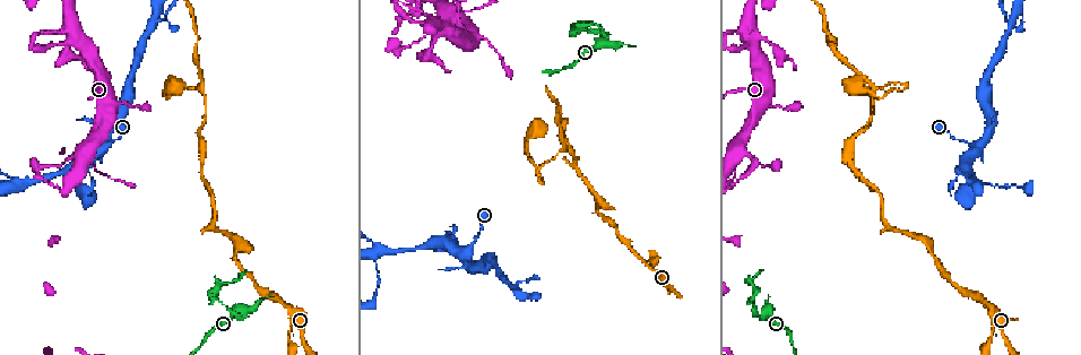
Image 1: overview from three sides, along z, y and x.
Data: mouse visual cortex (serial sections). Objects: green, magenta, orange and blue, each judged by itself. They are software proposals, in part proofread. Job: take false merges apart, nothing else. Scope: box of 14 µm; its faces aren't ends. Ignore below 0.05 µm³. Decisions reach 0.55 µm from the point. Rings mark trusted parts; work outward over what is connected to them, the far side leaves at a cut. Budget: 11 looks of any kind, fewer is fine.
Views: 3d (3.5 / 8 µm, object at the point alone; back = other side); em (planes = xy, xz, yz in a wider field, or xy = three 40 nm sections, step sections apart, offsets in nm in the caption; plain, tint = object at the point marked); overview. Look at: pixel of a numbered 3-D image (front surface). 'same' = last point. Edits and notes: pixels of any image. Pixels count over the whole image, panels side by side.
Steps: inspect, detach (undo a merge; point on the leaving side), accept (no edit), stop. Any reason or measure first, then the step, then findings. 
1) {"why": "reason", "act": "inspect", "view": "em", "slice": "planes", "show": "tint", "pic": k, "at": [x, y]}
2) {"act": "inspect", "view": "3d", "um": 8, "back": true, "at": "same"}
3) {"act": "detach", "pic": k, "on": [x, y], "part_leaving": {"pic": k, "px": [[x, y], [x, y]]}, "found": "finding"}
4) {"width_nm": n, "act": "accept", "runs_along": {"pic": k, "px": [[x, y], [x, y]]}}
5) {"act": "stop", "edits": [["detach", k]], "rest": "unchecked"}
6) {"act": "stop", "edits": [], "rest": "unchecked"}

{"why": "abrupt turn", "act": "inspect", "view": "3d", "um": 3.5, "back": true, "pic": 1, "at": [538, 169]}

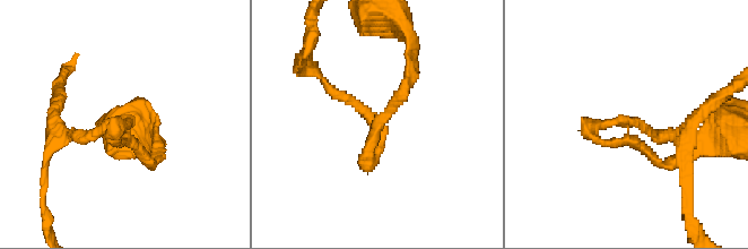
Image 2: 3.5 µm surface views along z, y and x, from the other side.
{"act": "inspect", "view": "em", "slice": "xy", "step": 2, "show": "tint", "pic": 2, "at": [381, 126]}

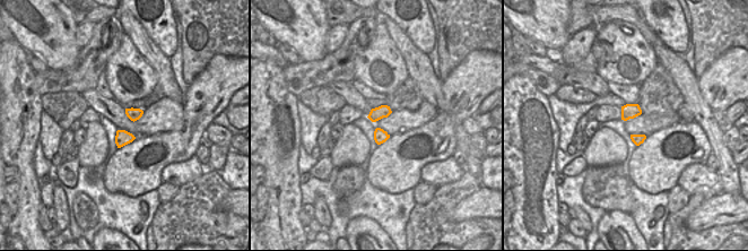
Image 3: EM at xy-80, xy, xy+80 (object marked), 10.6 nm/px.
{"width_nm": 140, "act": "accept", "runs_along": {"pic": 2, "px": [[78, 135], [123, 120], [155, 159]]}, "found": "continuous, no second cell"}

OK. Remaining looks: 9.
{"act": "inspect", "view": "3d", "um": 3.5, "pic": 1, "at": [748, 37]}

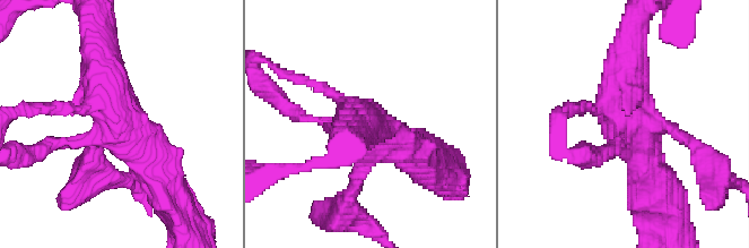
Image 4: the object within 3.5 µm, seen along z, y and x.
{"why": "shape alone is not enough", "act": "inspect", "view": "em", "slice": "xy", "step": 3, "show": "tint", "pic": 4, "at": [117, 122]}

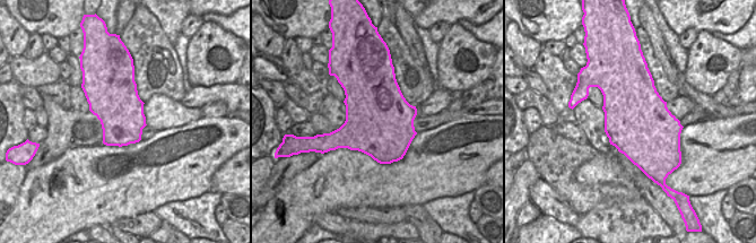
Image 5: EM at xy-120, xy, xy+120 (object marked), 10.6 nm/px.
{"act": "accept", "runs_along": {"pic": 4, "px": [[167, 194], [119, 121], [105, 69]]}, "found": "continuous, no second cell"}

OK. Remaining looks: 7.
{"why": "abrupt turn", "act": "inspect", "view": "3d", "um": 3.5, "pic": 1, "at": [241, 314]}

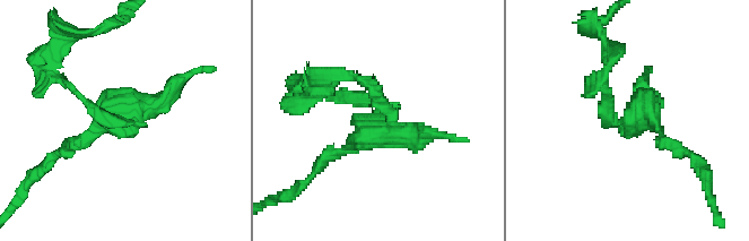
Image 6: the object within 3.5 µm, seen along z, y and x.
{"act": "inspect", "view": "em", "slice": "xy", "step": 2, "show": "tint", "pic": 6, "at": [622, 125]}

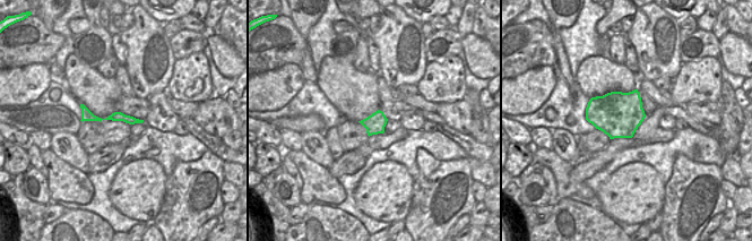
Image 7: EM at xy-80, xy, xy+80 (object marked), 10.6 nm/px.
{"width_nm": 220, "act": "detach", "pic": 6, "on": [604, 113], "part_leaving": {"pic": 6, "px": [[617, 123], [604, 110], [604, 51]]}, "found": "a second cell is stuck on"}

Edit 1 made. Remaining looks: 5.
{"act": "inspect", "view": "em", "slice": "xy", "step": 3, "show": "tint", "pic": 1, "at": [12, 186]}

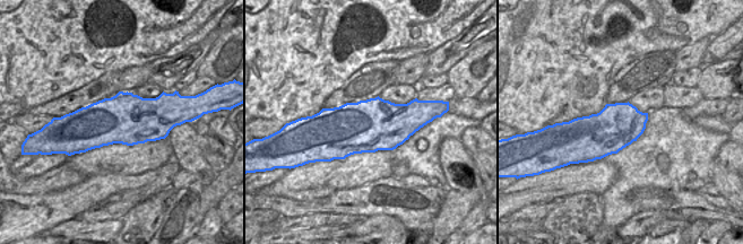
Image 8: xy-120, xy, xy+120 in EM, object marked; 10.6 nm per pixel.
{"act": "inspect", "view": "3d", "um": 3.5, "at": "same"}

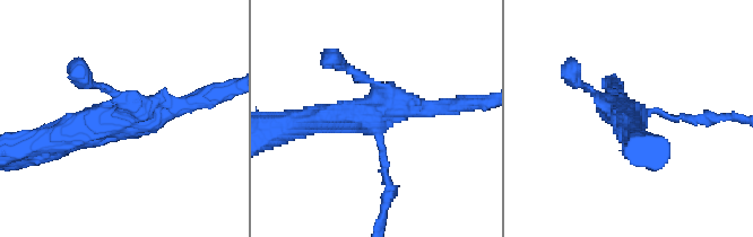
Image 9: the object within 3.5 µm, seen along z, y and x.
{"width_nm": 550, "act": "accept", "runs_along": {"pic": 9, "px": [[447, 105], [377, 116], [390, 186]]}, "found": "all the same cell"}

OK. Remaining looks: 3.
{"act": "stop", "edits": [["detach", 6]], "rest": "unchecked"}

